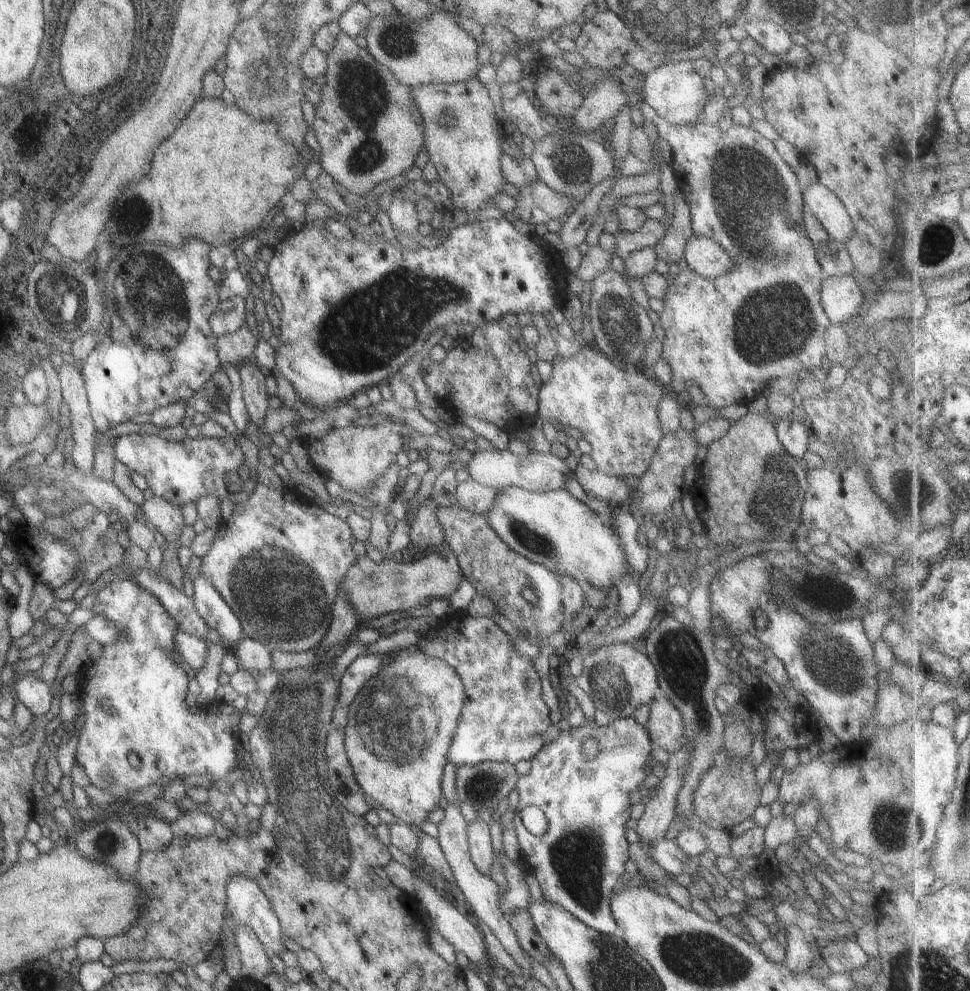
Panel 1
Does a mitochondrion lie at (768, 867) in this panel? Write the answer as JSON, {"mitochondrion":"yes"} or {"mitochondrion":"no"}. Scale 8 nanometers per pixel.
{"mitochondrion":"no"}

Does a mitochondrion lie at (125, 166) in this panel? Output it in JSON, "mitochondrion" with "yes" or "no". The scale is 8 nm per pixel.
{"mitochondrion":"no"}

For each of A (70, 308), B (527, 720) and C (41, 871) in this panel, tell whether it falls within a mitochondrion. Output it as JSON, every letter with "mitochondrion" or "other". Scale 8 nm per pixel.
{"A":"mitochondrion","B":"other","C":"other"}

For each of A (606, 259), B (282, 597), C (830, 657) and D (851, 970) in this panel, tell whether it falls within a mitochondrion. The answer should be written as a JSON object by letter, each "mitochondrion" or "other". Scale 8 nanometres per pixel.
{"A":"other","B":"mitochondrion","C":"mitochondrion","D":"other"}

